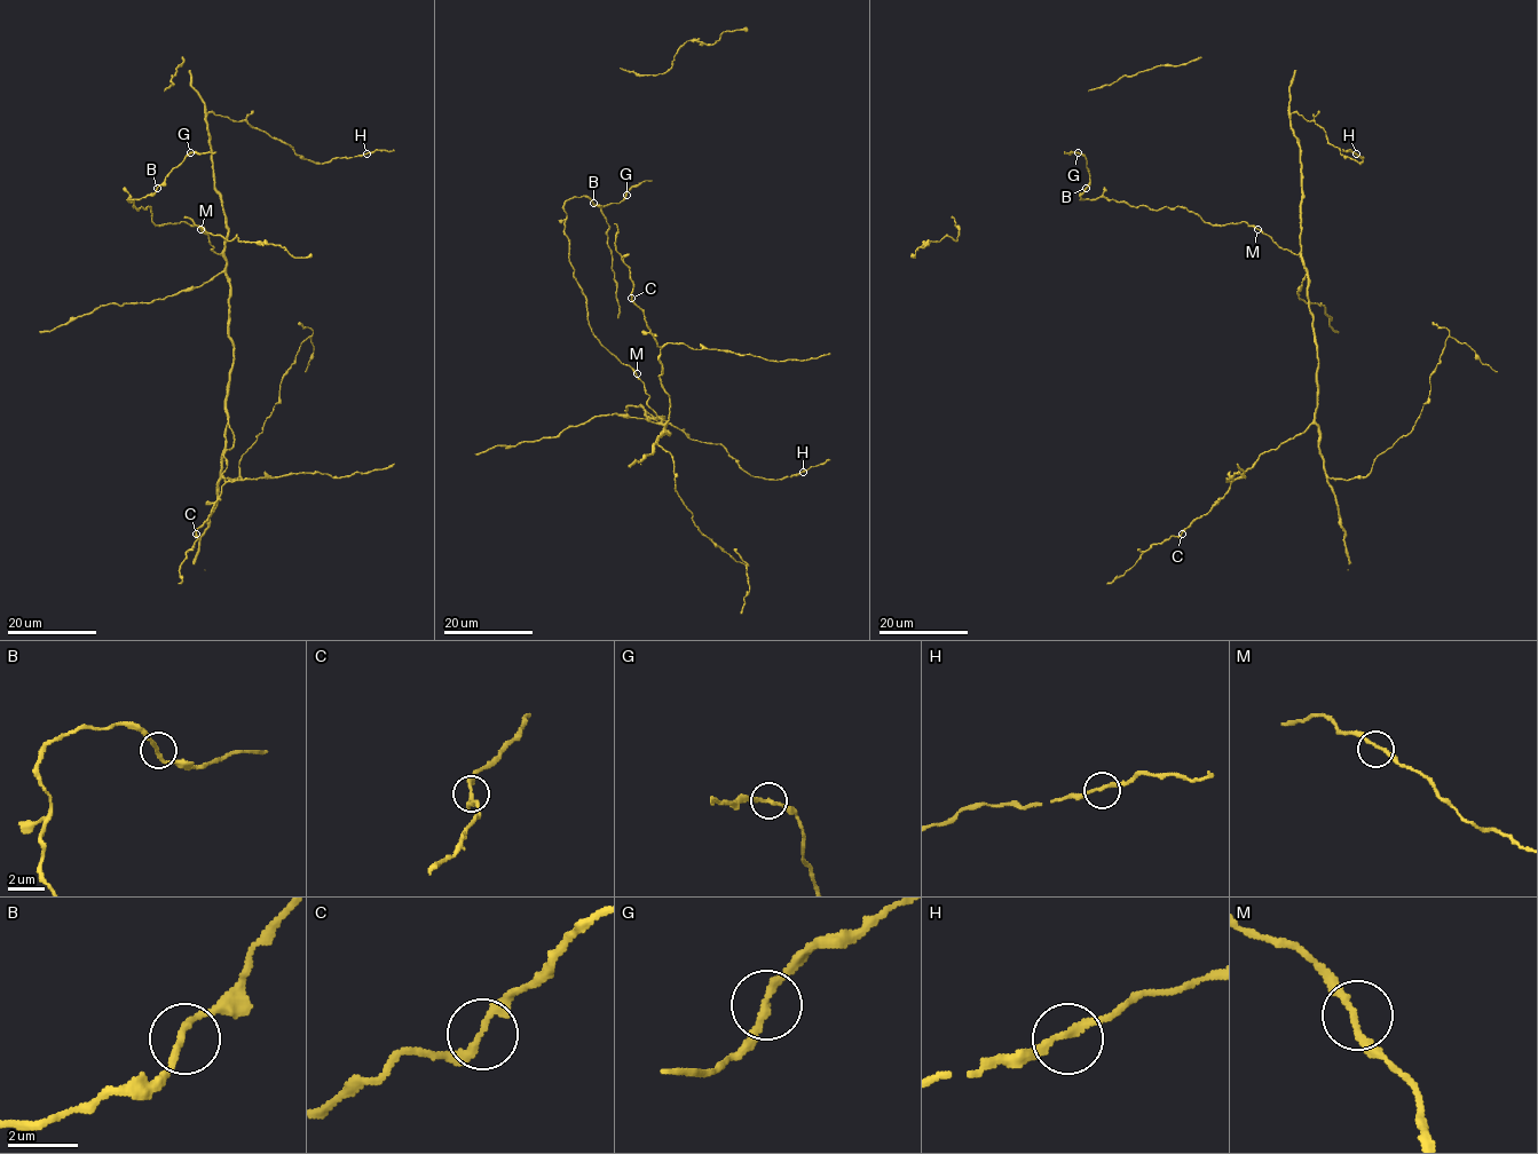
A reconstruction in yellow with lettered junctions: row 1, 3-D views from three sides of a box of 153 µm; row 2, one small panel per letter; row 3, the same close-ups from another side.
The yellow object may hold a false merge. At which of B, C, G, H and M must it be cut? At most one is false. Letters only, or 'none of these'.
none of these

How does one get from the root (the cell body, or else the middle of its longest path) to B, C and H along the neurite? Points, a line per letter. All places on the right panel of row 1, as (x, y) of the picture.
B: (1257, 228), (1245, 222), (1212, 226), (1178, 206), (1150, 210), (1104, 197), (1081, 199), (1079, 195), (1086, 188)
C: (1257, 228), (1279, 247), (1299, 254), (1304, 263), (1318, 360), (1315, 421), (1303, 433), (1264, 451), (1182, 534)
H: (1257, 228), (1279, 247), (1301, 251), (1292, 112), (1361, 163), (1356, 153)

